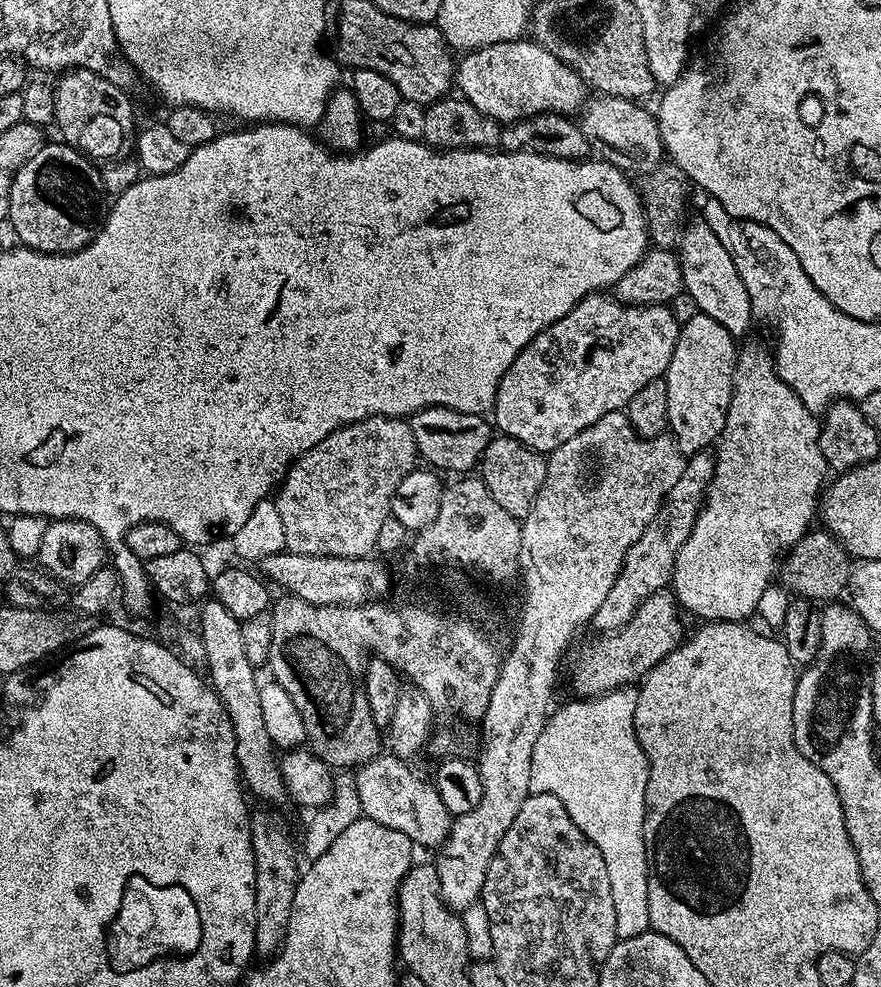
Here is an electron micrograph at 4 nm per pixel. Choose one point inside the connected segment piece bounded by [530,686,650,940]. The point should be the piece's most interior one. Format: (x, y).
(588, 756)

